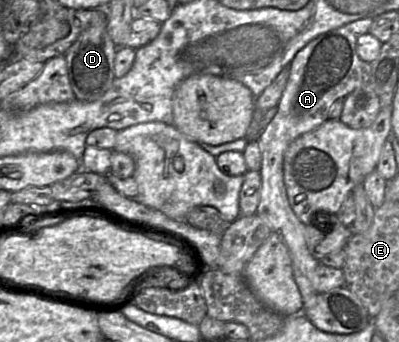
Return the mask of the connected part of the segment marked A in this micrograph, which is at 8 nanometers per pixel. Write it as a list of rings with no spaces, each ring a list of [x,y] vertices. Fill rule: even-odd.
[[[372,18],[360,19],[322,34],[310,41],[295,55],[289,65],[289,78],[276,107],[276,114],[258,139],[262,160],[260,168],[261,192],[256,214],[270,227],[272,232],[279,233],[285,242],[292,260],[293,277],[301,293],[304,306],[313,296],[318,294],[313,286],[313,274],[320,262],[308,250],[305,239],[306,226],[298,219],[290,207],[284,184],[284,155],[291,143],[299,136],[316,129],[329,120],[330,110],[338,99],[344,99],[354,90],[368,83],[371,64],[363,61],[358,56],[357,40],[361,35],[369,32],[372,22]]]

